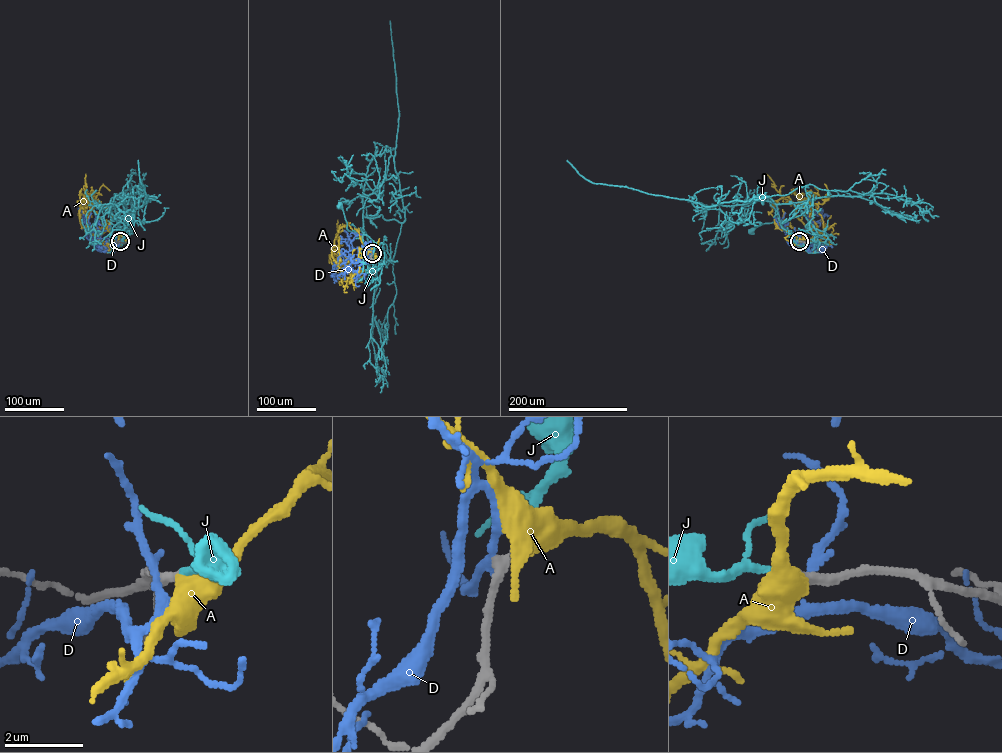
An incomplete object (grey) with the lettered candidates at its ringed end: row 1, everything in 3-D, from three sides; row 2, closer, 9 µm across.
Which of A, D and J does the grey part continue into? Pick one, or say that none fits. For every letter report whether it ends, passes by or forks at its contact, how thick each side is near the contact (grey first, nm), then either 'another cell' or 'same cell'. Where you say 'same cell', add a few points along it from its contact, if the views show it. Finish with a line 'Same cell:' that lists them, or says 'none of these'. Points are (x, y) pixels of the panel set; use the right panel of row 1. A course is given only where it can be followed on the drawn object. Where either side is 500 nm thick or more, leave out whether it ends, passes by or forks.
A: calibres 280 and 650 nm; another cell
D: it passes by; calibres 300 and 200 nm; another cell
J: it ends; calibres 260 and 190 nm; same cell; course (799, 241), (793, 240), (782, 227), (774, 203), (777, 209), (776, 220), (750, 231)
Same cell: J

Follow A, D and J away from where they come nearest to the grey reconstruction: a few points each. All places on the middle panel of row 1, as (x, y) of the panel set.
A: (372, 253), (370, 250), (353, 260), (350, 278), (342, 274), (331, 250), (339, 227), (348, 224), (351, 229)
D: (372, 253), (366, 259), (353, 260), (345, 251), (338, 257), (334, 277), (333, 273), (336, 274), (333, 271)
J: (372, 253), (375, 243), (363, 234), (363, 228), (348, 230), (340, 204)

